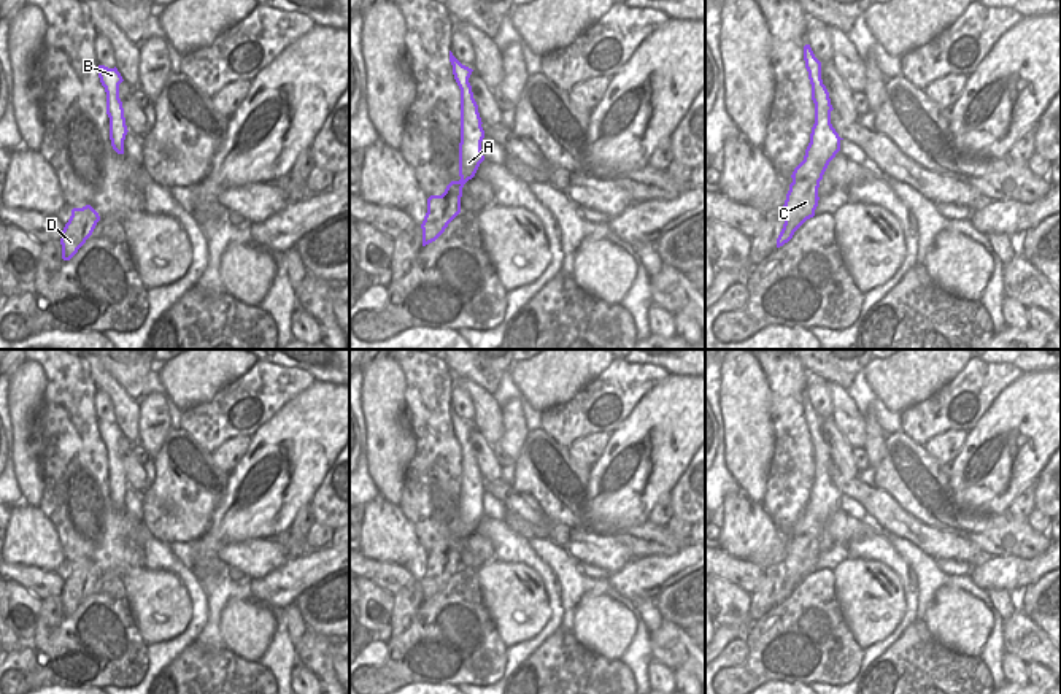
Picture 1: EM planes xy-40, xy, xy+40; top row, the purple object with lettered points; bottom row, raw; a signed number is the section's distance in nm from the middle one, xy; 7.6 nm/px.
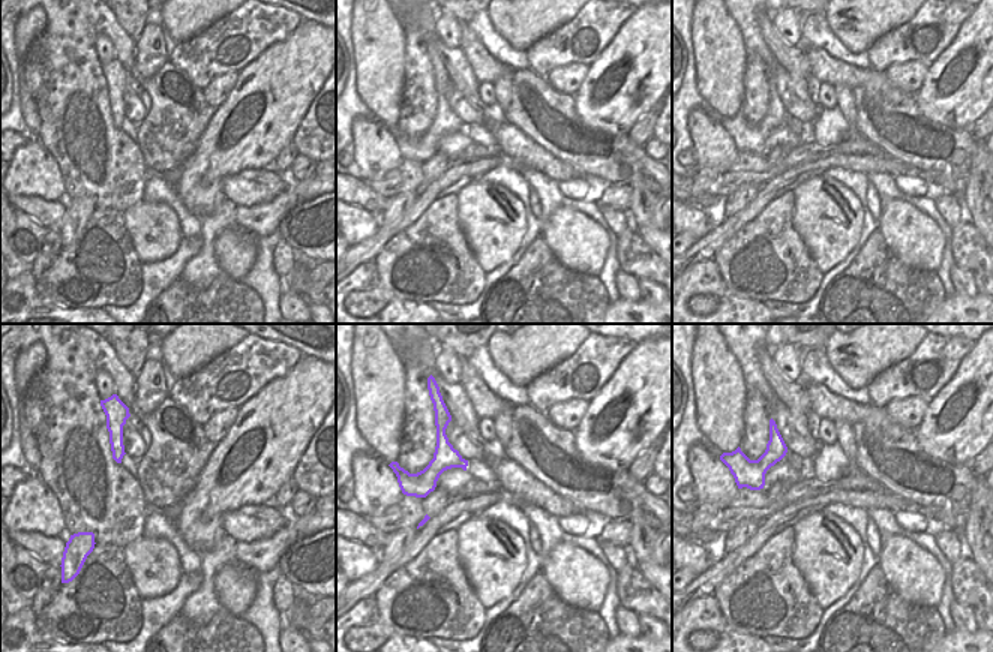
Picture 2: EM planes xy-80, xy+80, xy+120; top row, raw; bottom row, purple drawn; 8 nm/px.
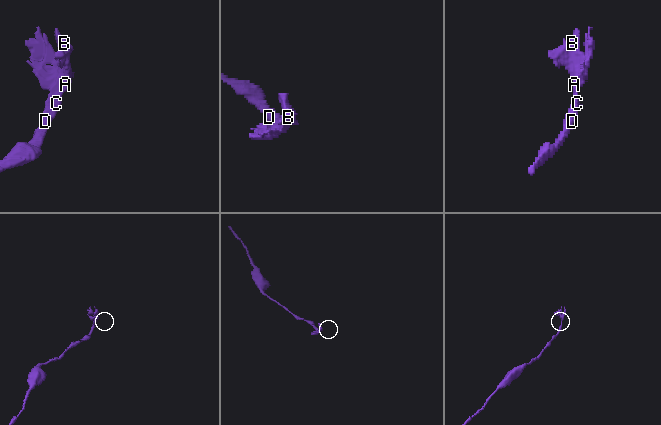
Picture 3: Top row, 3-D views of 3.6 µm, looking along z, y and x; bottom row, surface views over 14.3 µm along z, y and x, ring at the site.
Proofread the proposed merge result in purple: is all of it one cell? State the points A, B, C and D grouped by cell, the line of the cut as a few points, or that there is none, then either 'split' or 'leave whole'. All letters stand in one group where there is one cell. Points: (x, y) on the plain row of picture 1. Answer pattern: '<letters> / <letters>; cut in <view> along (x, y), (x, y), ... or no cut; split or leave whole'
A B / C D; cut in xy+40 along (793, 535), (815, 535), (818, 539); split

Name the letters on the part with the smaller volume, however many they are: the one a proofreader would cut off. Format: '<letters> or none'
A, B

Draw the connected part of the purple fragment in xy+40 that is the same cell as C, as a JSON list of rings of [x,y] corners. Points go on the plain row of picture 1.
[[[799,535],[789,540],[786,556],[783,561],[783,584],[777,594],[777,603],[788,599],[794,588],[810,573],[815,572],[818,562],[818,543],[820,538],[815,535]]]

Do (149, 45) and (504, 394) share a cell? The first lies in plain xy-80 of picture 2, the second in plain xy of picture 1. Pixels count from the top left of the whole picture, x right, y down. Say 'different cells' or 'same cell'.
different cells

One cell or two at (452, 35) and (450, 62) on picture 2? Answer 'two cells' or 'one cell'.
two cells

